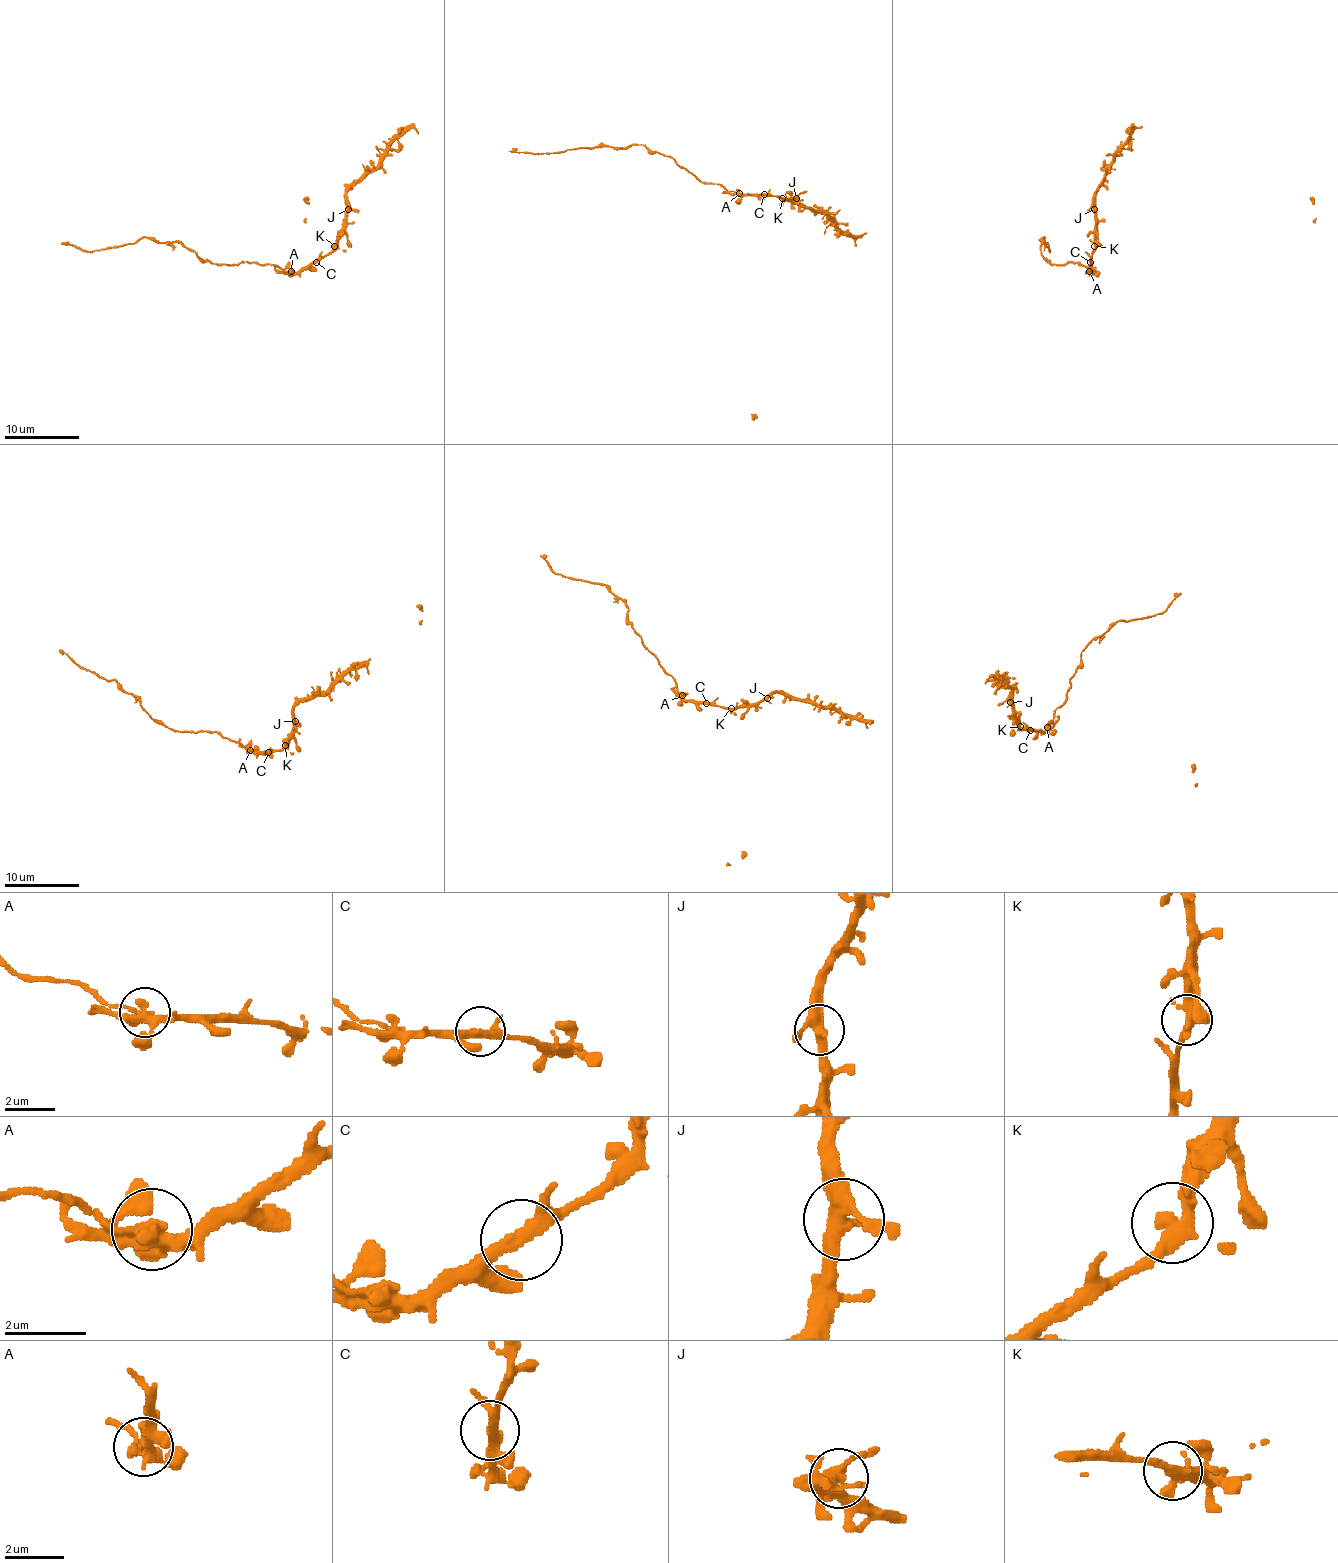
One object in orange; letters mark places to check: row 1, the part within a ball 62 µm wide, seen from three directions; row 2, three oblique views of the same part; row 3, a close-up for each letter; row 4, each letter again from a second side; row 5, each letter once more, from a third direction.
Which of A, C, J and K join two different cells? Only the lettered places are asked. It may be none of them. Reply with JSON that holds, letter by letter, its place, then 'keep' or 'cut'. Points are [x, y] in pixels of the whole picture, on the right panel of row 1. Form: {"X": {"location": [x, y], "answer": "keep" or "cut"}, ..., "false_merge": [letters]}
{"A": {"location": [1089, 271], "answer": "cut"}, "C": {"location": [1090, 262], "answer": "keep"}, "J": {"location": [1094, 209], "answer": "keep"}, "K": {"location": [1094, 246], "answer": "keep"}, "false_merge": ["A"]}

